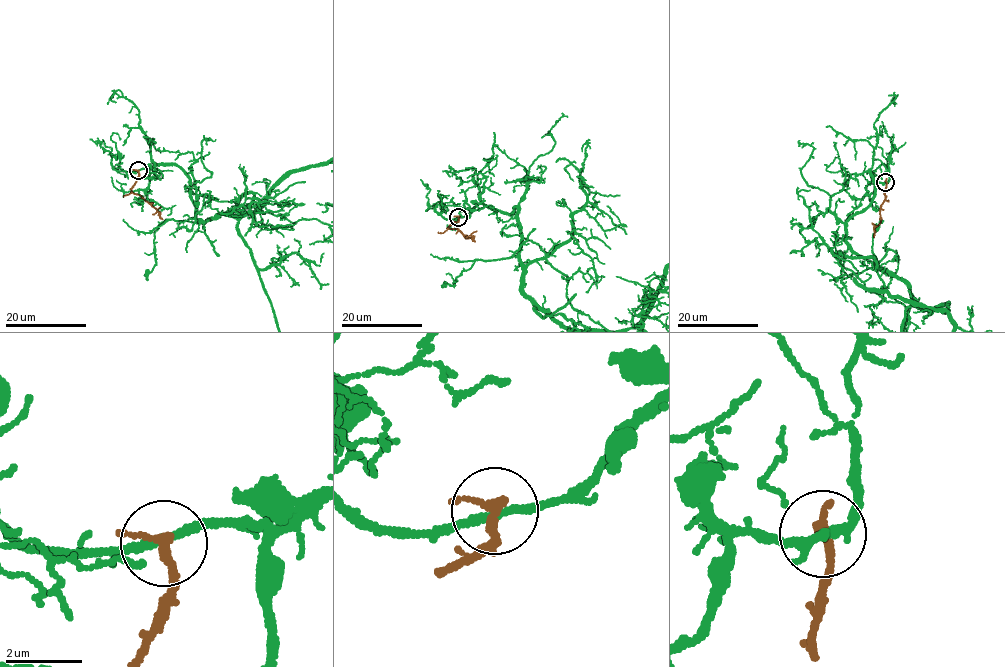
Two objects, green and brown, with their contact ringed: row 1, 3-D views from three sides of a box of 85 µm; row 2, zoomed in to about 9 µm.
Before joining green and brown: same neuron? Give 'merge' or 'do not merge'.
do not merge

